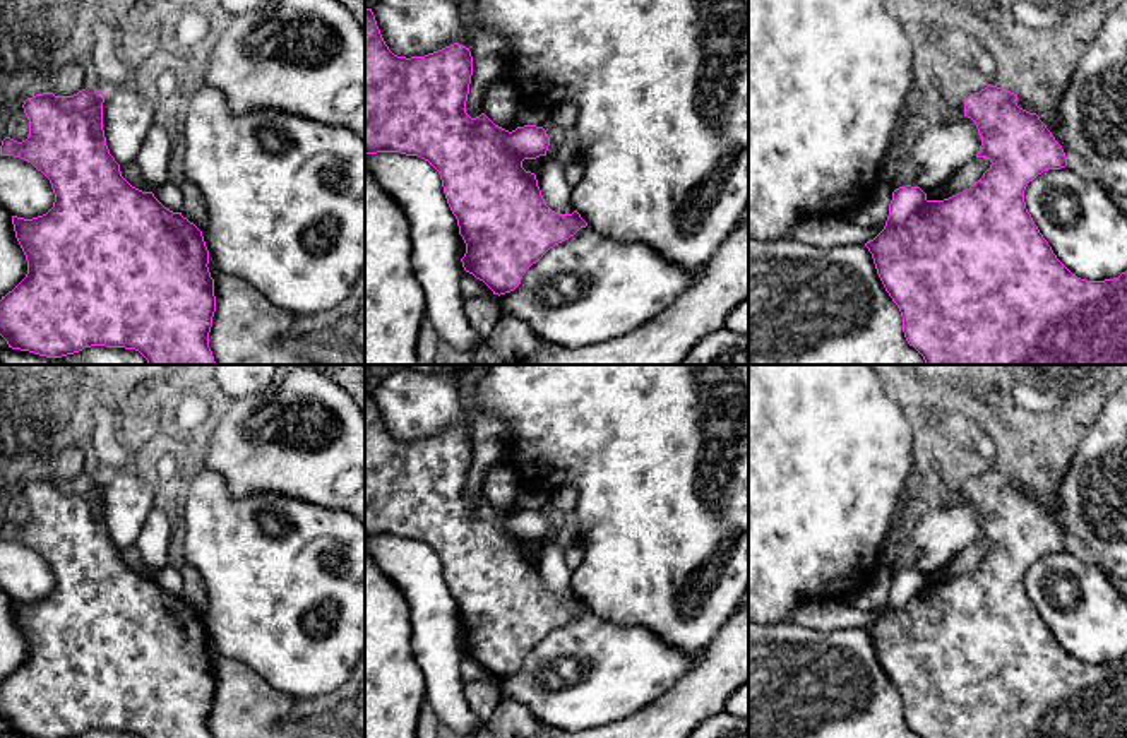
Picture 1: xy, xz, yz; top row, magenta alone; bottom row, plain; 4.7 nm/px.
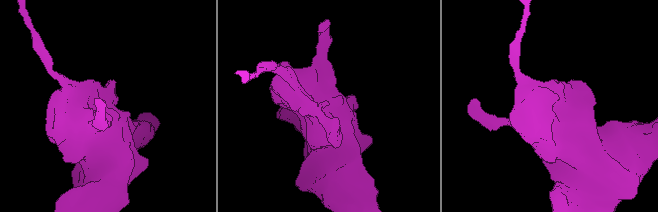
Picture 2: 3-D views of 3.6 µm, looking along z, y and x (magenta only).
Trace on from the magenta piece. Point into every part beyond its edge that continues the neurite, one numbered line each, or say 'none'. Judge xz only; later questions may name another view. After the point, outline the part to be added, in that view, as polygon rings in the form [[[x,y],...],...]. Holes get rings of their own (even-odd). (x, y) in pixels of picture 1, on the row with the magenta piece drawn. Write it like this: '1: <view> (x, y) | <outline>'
none

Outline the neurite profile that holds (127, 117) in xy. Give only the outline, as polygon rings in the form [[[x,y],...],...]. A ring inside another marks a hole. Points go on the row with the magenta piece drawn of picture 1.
[[[128,86],[106,91],[103,130],[110,154],[118,164],[135,159],[154,123],[154,104]]]

